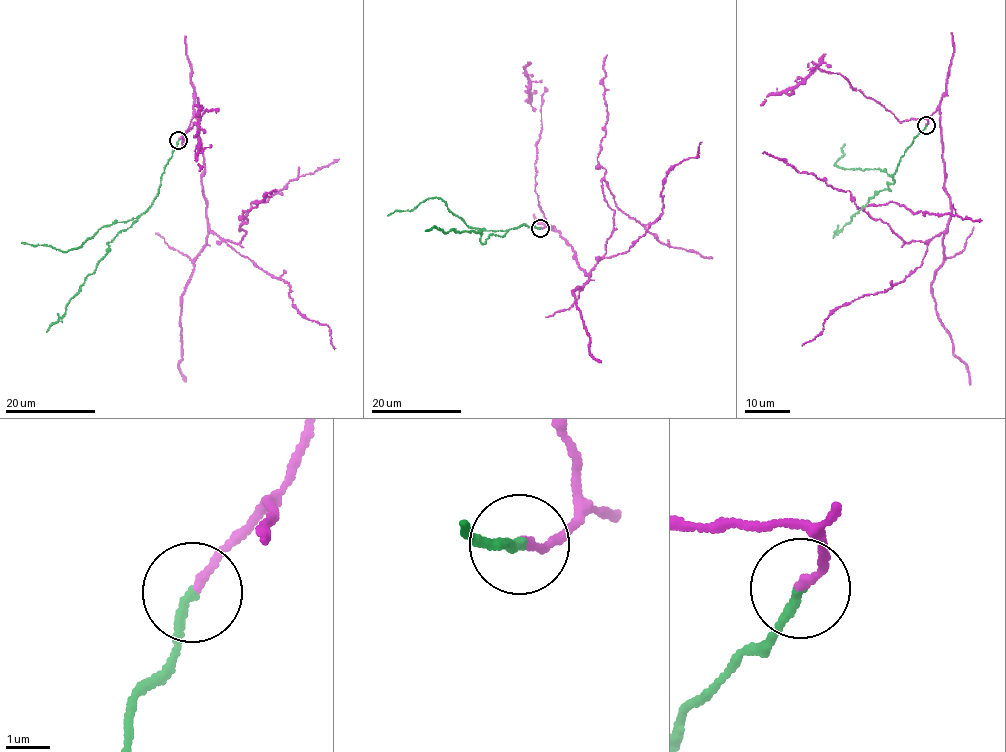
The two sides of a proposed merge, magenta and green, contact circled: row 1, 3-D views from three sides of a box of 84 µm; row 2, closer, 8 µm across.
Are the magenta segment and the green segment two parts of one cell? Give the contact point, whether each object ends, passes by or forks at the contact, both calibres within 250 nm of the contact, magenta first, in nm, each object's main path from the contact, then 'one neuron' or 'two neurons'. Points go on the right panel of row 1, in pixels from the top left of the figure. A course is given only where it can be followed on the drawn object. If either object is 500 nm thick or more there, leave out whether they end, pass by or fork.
(926, 125) | magenta ends | green ends | 190/200 nm | magenta via (926, 126), (939, 111), (951, 204), (944, 231), (905, 241), (864, 210), (897, 202), (916, 214), (982, 220) | green via (926, 126), (900, 157), (894, 182), (887, 184), (891, 190), (874, 195), (833, 238) | one neuron

